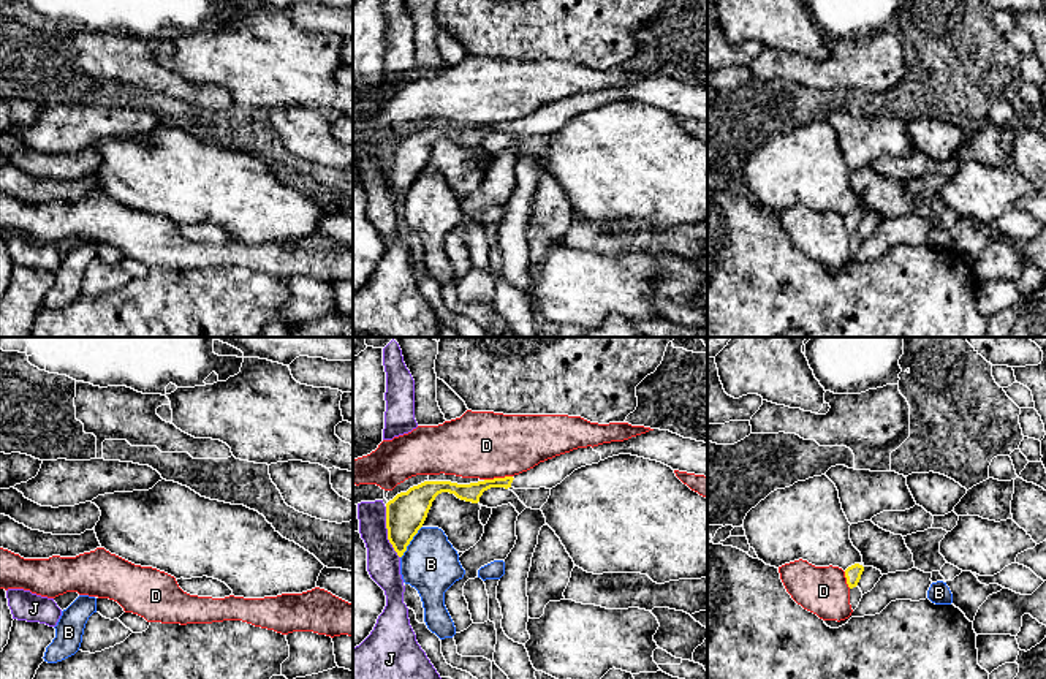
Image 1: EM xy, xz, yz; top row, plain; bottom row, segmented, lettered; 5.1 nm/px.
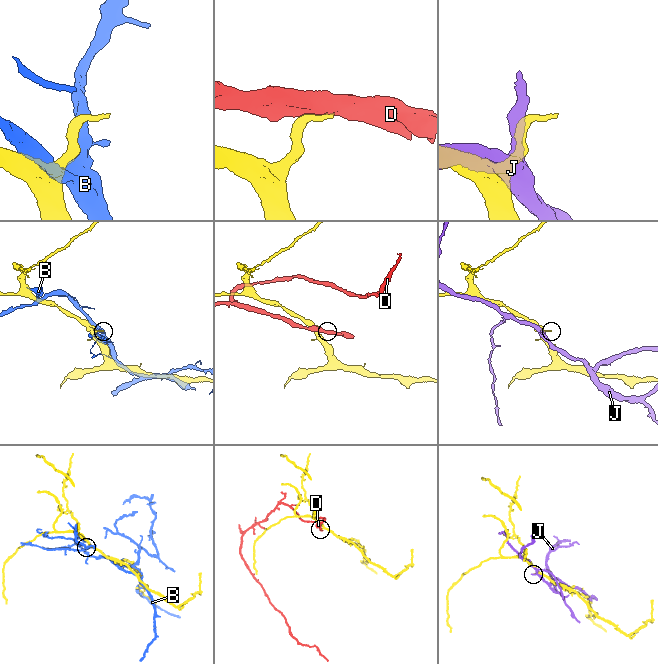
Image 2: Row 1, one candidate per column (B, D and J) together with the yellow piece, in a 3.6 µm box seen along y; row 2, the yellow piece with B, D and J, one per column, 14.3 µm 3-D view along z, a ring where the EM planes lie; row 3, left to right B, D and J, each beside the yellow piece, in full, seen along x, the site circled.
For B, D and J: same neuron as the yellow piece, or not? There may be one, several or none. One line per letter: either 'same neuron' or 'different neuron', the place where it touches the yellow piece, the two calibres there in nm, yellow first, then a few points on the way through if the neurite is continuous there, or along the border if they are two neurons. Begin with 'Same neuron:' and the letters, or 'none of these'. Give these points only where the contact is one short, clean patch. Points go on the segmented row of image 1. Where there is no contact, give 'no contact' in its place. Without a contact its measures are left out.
Same neuron: none of these
B: different neuron | xz (410, 540) | 200/280 nm
D: different neuron | xz (497, 478) | 100/340 nm
J: different neuron | xz (388, 532) | 200/170 nm

